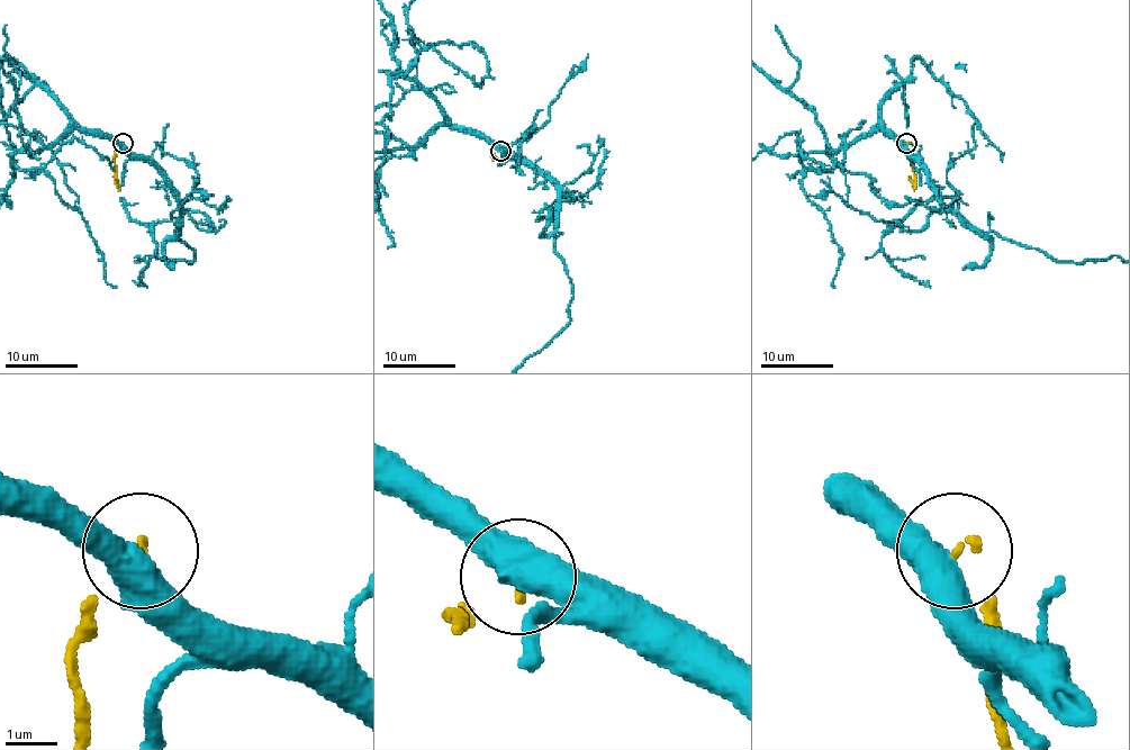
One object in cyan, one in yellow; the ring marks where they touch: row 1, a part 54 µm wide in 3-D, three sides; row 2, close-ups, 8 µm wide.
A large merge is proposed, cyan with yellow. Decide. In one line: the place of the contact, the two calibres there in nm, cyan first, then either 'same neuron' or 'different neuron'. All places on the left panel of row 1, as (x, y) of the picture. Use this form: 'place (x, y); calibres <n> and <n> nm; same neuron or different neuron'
place (123, 143); calibres 500 and 100 nm; different neuron

